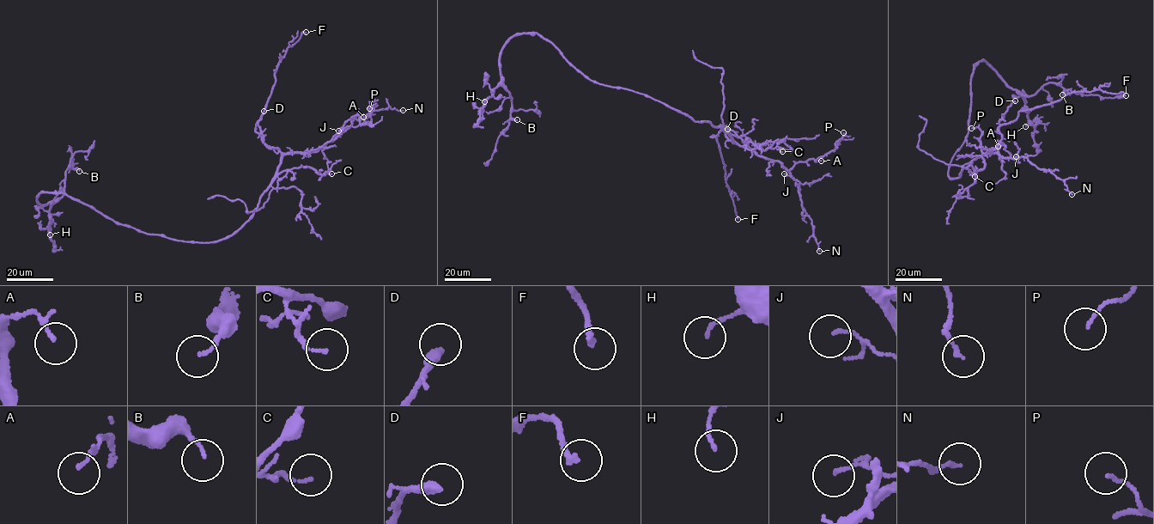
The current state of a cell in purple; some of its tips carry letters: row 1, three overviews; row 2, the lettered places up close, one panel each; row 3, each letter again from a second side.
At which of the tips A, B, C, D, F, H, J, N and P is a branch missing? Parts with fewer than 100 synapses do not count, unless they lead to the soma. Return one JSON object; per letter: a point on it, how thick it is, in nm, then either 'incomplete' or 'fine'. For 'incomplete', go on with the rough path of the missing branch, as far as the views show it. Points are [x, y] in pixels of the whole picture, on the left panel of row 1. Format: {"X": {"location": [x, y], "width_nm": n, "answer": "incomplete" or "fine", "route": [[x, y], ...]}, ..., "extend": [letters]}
{"A": {"location": [363, 117], "width_nm": 90, "answer": "fine"}, "B": {"location": [79, 171], "width_nm": 120, "answer": "fine"}, "C": {"location": [331, 173], "width_nm": 100, "answer": "fine"}, "D": {"location": [264, 111], "width_nm": 380, "answer": "fine"}, "F": {"location": [306, 32], "width_nm": 200, "answer": "fine"}, "H": {"location": [50, 234], "width_nm": 130, "answer": "fine"}, "J": {"location": [338, 130], "width_nm": 110, "answer": "fine"}, "N": {"location": [403, 110], "width_nm": 150, "answer": "fine"}, "P": {"location": [369, 108], "width_nm": 100, "answer": "fine"}, "extend": []}

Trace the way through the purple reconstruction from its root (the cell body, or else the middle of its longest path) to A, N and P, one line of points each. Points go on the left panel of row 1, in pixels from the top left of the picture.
A: (180, 240), (210, 243), (229, 237), (258, 207), (284, 155), (314, 152), (341, 133), (351, 117), (363, 117)
N: (180, 240), (215, 242), (234, 233), (258, 207), (284, 155), (314, 152), (373, 110), (403, 110)
P: (180, 240), (229, 237), (258, 207), (282, 156), (320, 149), (353, 116), (367, 124), (369, 108)

